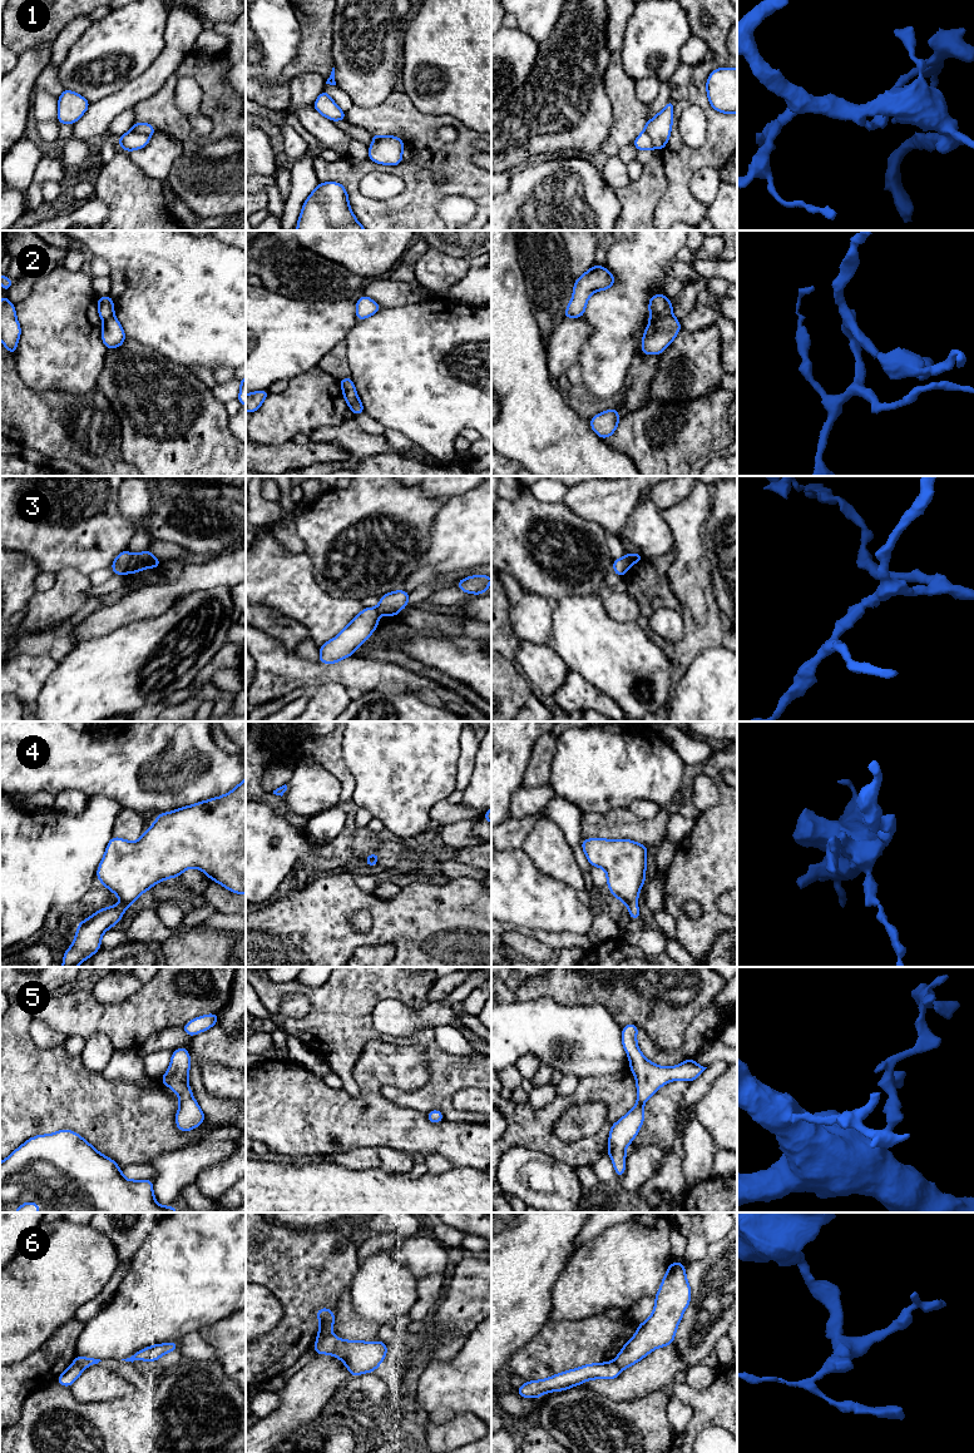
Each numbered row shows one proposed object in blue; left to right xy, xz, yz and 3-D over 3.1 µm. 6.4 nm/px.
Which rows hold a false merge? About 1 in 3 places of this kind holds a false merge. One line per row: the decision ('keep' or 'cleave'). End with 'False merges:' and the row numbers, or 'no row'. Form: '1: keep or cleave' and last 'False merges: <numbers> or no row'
1: cleave
2: cleave
3: cleave
4: keep
5: keep
6: cleave
False merges: 1, 2, 3, 6

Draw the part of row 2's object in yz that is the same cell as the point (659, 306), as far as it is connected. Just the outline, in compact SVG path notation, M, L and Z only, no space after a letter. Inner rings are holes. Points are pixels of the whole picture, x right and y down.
M654 294L648 301L649 306L649 324L657 321L661 321L672 314L672 301L668 299L664 294Z

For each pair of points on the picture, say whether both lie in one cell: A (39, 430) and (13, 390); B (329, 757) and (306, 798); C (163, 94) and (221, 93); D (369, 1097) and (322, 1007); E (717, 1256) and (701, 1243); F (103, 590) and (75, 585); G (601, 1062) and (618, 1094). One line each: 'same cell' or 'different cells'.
A: same cell
B: different cells
C: same cell
D: different cells
E: different cells
F: different cells
G: different cells

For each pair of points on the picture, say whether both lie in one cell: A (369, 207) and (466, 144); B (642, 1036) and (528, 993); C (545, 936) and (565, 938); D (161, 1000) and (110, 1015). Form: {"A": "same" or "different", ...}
{"A": "same", "B": "different", "C": "same", "D": "same"}

